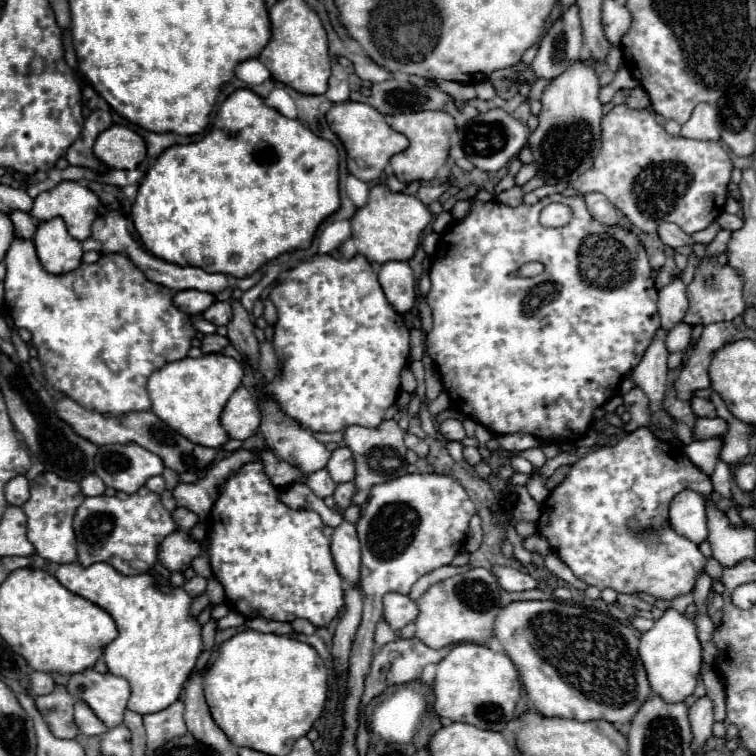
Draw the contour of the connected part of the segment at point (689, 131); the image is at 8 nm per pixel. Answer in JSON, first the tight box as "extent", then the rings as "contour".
{"extent":[682,104,720,140],"contour":[[[698,104],[692,118],[682,126],[682,136],[694,140],[720,140],[716,108],[712,104]]]}

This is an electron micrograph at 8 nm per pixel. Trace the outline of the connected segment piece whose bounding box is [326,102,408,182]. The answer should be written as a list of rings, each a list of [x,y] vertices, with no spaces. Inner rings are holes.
[[[342,102],[342,104],[334,104],[330,108],[330,112],[326,114],[326,120],[332,128],[332,132],[342,140],[346,154],[348,154],[348,170],[352,176],[360,178],[360,180],[378,180],[382,170],[386,168],[388,160],[406,150],[408,146],[408,138],[396,130],[392,130],[386,122],[384,116],[362,102]]]

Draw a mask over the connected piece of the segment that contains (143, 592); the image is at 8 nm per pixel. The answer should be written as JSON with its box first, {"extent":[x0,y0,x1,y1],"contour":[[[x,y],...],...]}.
{"extent":[56,562,202,716],"contour":[[[76,562],[64,564],[58,568],[56,578],[70,592],[94,602],[96,606],[100,606],[114,618],[114,622],[118,626],[118,638],[104,648],[104,660],[106,660],[110,674],[126,678],[130,682],[132,694],[128,700],[128,710],[144,716],[144,714],[154,714],[154,712],[164,710],[166,706],[174,704],[180,698],[182,686],[188,680],[190,672],[194,670],[194,664],[202,652],[200,624],[188,612],[192,598],[182,588],[160,586],[152,574],[124,576],[124,574],[118,574],[110,564],[104,564],[104,562],[92,564],[88,568],[82,568]]]}

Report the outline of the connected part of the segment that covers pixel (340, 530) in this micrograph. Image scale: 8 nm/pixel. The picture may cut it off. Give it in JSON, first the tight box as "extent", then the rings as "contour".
{"extent":[332,520,360,586],"contour":[[[342,520],[338,528],[334,528],[332,534],[332,556],[336,562],[336,568],[348,584],[358,586],[360,578],[360,542],[356,536],[356,526],[348,520]]]}

